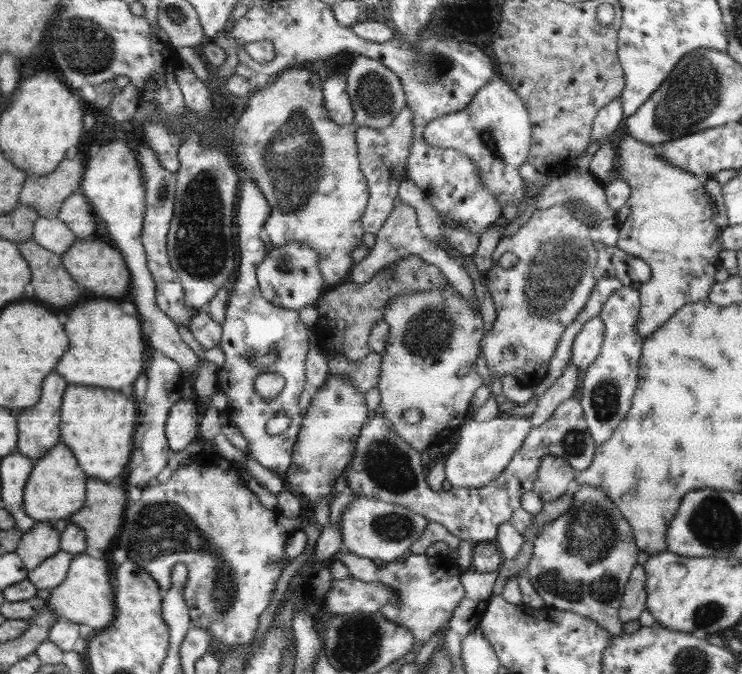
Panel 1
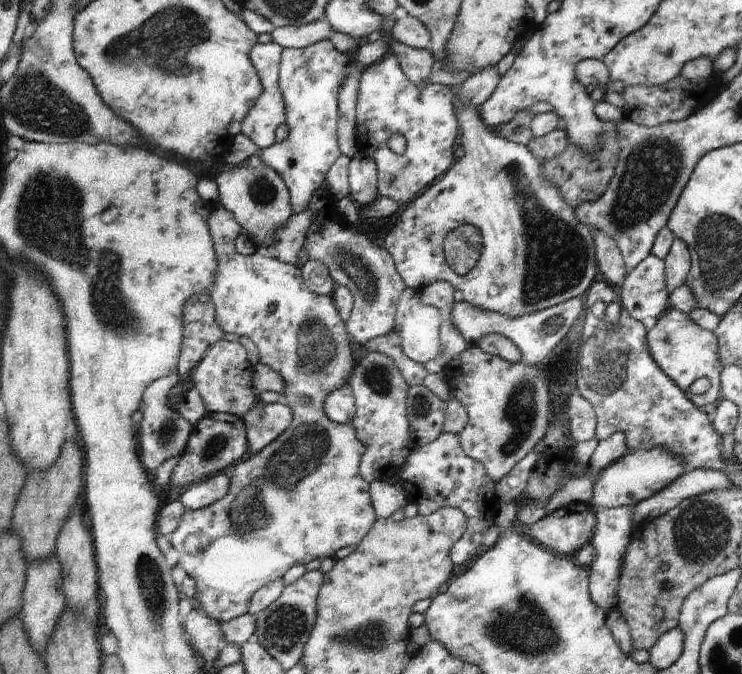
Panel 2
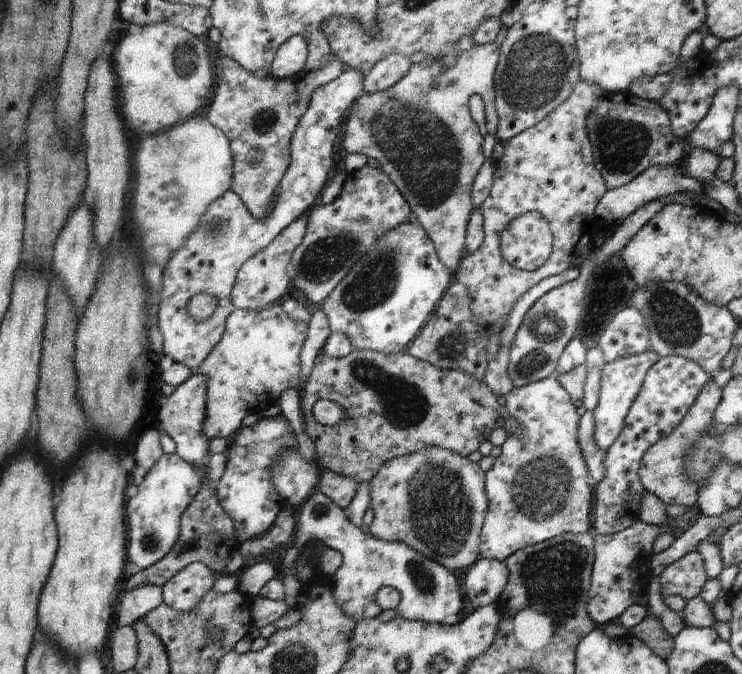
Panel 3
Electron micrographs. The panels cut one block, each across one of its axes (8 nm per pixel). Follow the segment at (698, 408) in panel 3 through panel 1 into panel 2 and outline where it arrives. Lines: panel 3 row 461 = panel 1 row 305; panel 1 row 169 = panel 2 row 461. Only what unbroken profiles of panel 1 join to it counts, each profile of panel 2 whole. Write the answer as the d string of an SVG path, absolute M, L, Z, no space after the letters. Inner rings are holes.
M659 447L648 451L630 451L599 474L596 482L594 482L595 490L589 504L598 509L638 505L645 499L661 492L676 478L690 470L692 469L686 469L677 457L670 455L665 449Z

